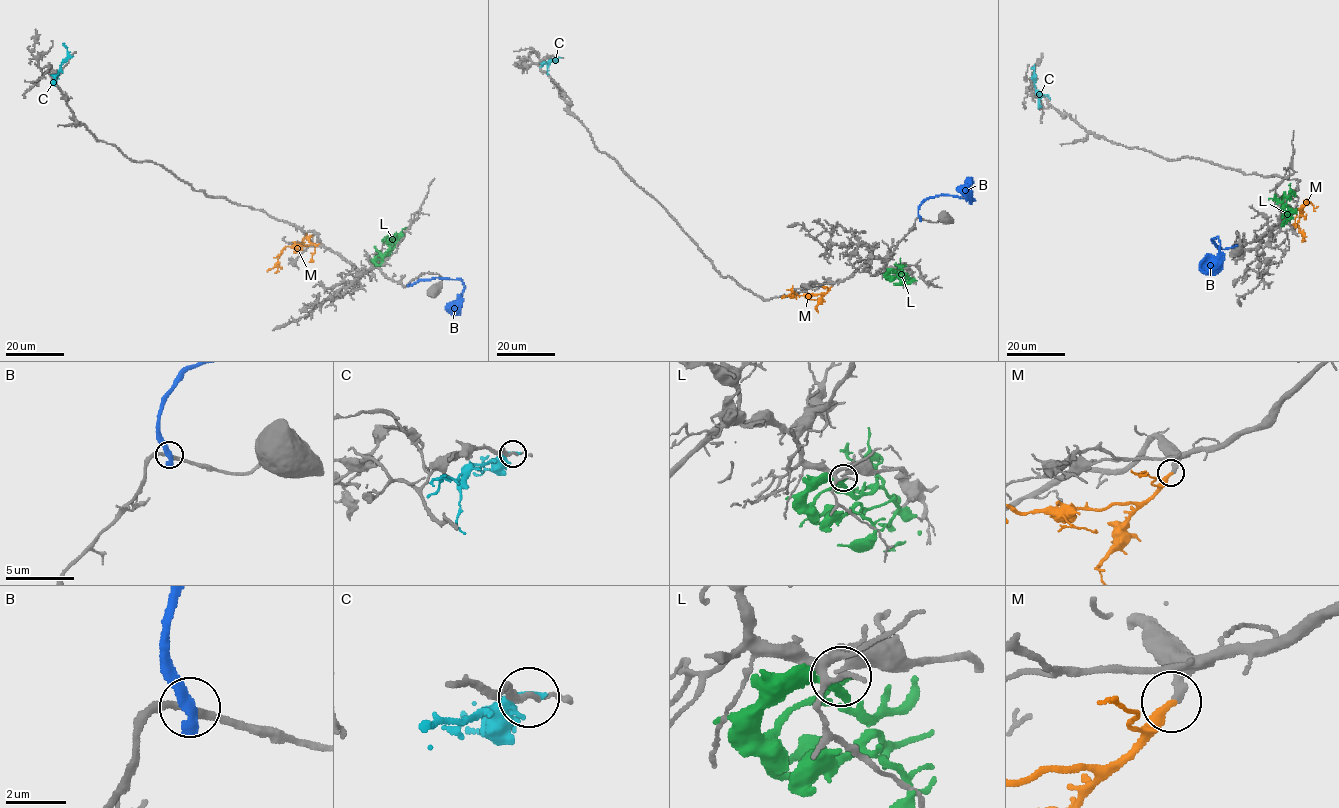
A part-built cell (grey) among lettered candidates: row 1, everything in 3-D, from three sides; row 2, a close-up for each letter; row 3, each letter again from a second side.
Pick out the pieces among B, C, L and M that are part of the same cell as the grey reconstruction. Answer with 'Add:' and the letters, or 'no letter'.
Add: M

